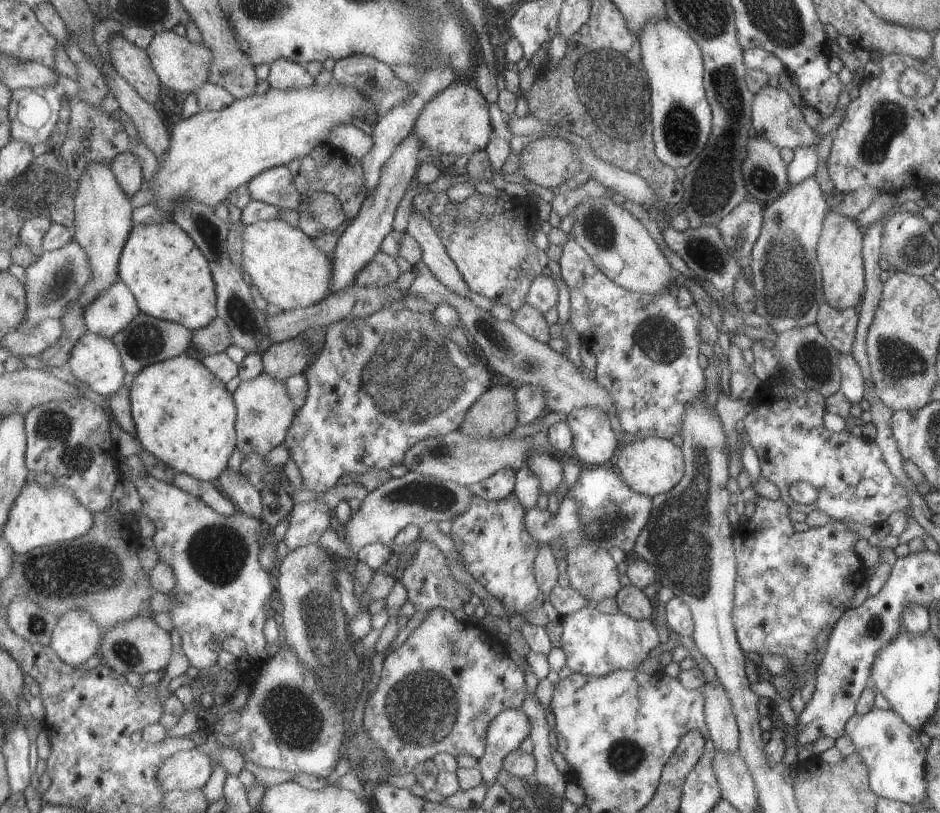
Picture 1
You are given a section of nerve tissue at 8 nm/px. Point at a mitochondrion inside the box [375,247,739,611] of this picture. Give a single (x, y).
(679, 543)

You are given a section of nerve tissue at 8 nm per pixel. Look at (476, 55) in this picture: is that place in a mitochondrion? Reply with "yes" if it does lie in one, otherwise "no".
no

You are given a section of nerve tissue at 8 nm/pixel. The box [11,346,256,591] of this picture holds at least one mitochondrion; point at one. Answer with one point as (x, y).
(55, 428)

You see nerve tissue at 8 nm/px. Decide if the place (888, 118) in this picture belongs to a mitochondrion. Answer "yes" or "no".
yes

